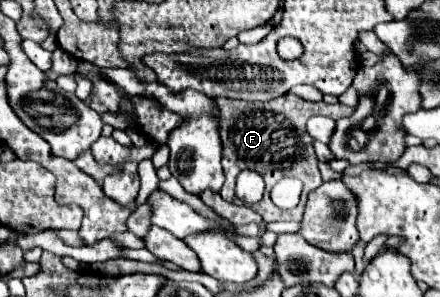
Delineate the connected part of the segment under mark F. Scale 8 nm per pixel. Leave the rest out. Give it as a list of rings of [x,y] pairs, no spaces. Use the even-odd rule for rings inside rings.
[[[286,93],[282,97],[276,97],[266,103],[250,103],[250,101],[238,101],[238,99],[228,99],[228,97],[214,97],[214,103],[218,107],[218,131],[220,131],[220,141],[222,141],[222,167],[226,181],[220,189],[220,197],[230,201],[230,203],[242,203],[234,195],[234,181],[240,171],[250,169],[258,171],[264,177],[264,199],[252,205],[252,209],[266,221],[300,221],[304,215],[304,205],[306,205],[306,195],[322,183],[320,171],[318,171],[318,157],[314,153],[314,139],[306,131],[306,121],[312,115],[324,115],[334,121],[342,117],[350,117],[354,113],[352,107],[346,107],[342,103],[328,105],[324,101],[320,103],[310,103],[294,93]],[[282,177],[296,177],[304,183],[302,199],[292,211],[282,211],[270,201],[270,189],[274,183],[278,183]]]

